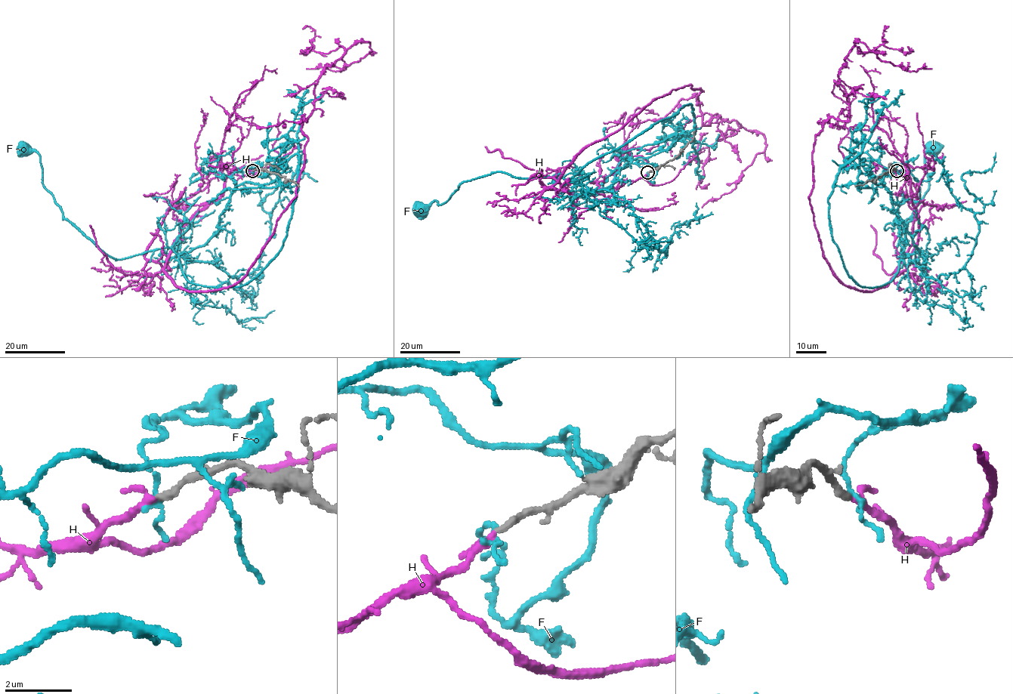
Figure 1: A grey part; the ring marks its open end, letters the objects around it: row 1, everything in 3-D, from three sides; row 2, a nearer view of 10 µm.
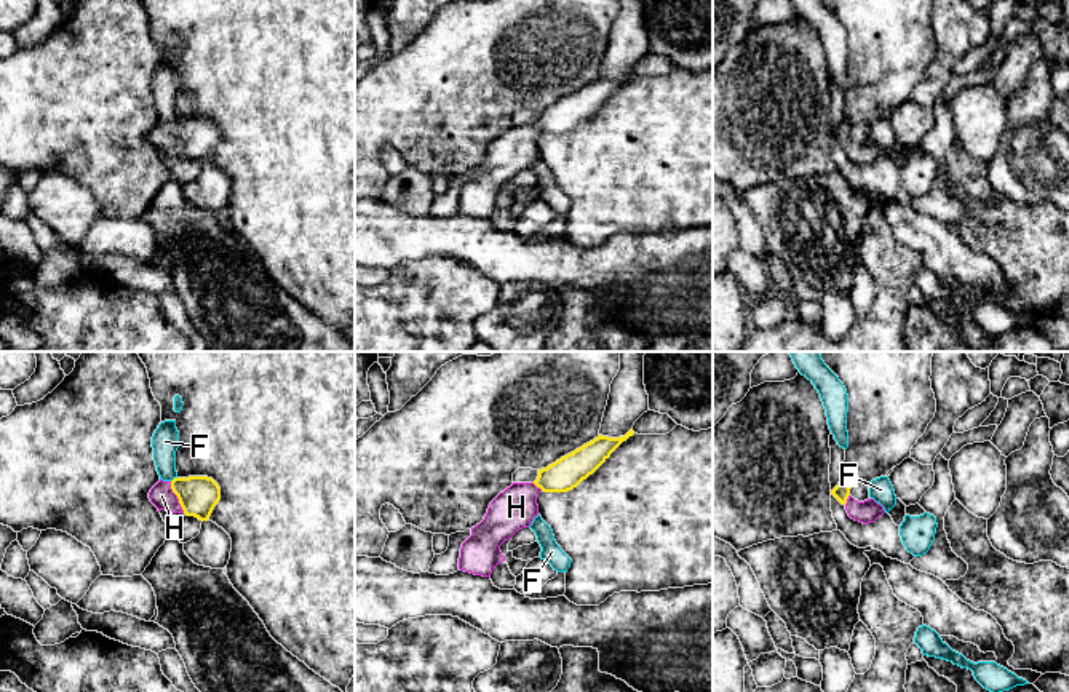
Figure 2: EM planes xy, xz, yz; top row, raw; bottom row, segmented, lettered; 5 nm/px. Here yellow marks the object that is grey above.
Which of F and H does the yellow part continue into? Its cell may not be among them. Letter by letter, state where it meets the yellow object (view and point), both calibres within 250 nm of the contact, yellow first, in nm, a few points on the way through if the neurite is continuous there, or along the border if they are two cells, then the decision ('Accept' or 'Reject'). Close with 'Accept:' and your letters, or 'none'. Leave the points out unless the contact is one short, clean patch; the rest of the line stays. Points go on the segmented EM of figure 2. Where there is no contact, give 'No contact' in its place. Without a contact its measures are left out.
F: Touches yellow at xy (173, 480). Thickness 200 nm (yellow) against 140 nm. Boundary: xy (176, 477), (171, 481). Reject
H: Touches yellow at xy (178, 497). Thickness 200 nm (yellow) against 120 nm. Path across: xy (198, 496), (178, 497), (162, 496). Accept
Accept: H

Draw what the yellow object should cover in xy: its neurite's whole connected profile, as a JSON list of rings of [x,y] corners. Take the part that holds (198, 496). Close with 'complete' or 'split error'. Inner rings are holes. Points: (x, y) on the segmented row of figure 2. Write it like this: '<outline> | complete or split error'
[[[208,476],[160,479],[149,492],[150,502],[160,510],[185,513],[208,521],[221,500],[219,484]]] | split error

